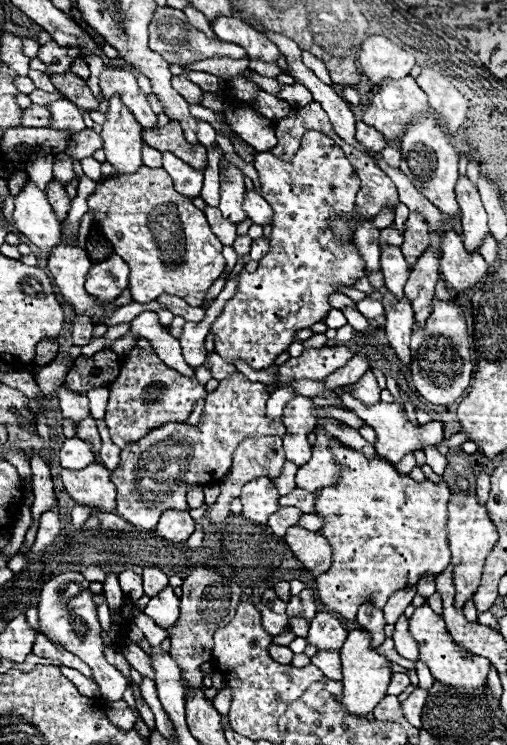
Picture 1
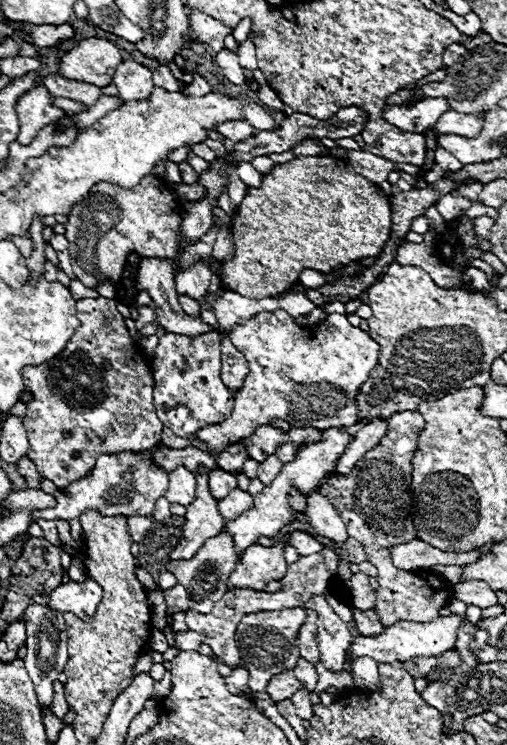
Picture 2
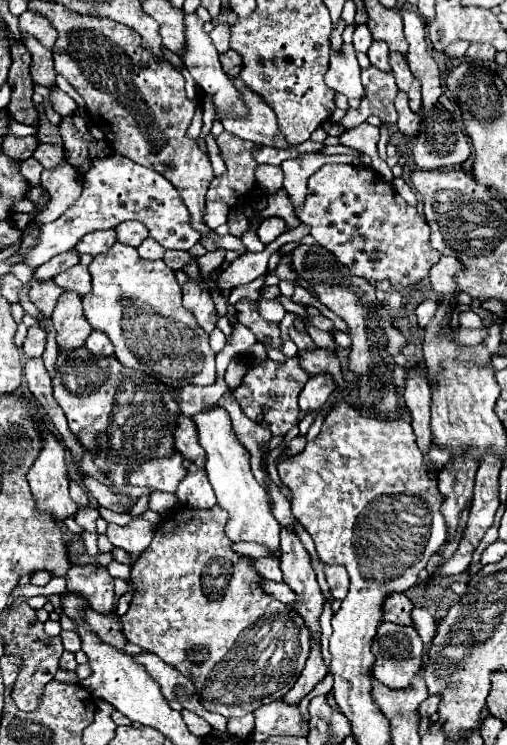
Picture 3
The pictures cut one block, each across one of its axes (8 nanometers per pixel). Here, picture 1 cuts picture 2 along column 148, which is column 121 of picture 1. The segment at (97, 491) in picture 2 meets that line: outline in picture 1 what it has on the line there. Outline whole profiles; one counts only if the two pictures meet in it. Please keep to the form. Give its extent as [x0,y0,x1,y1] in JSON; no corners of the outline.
[110,372,284,530]

